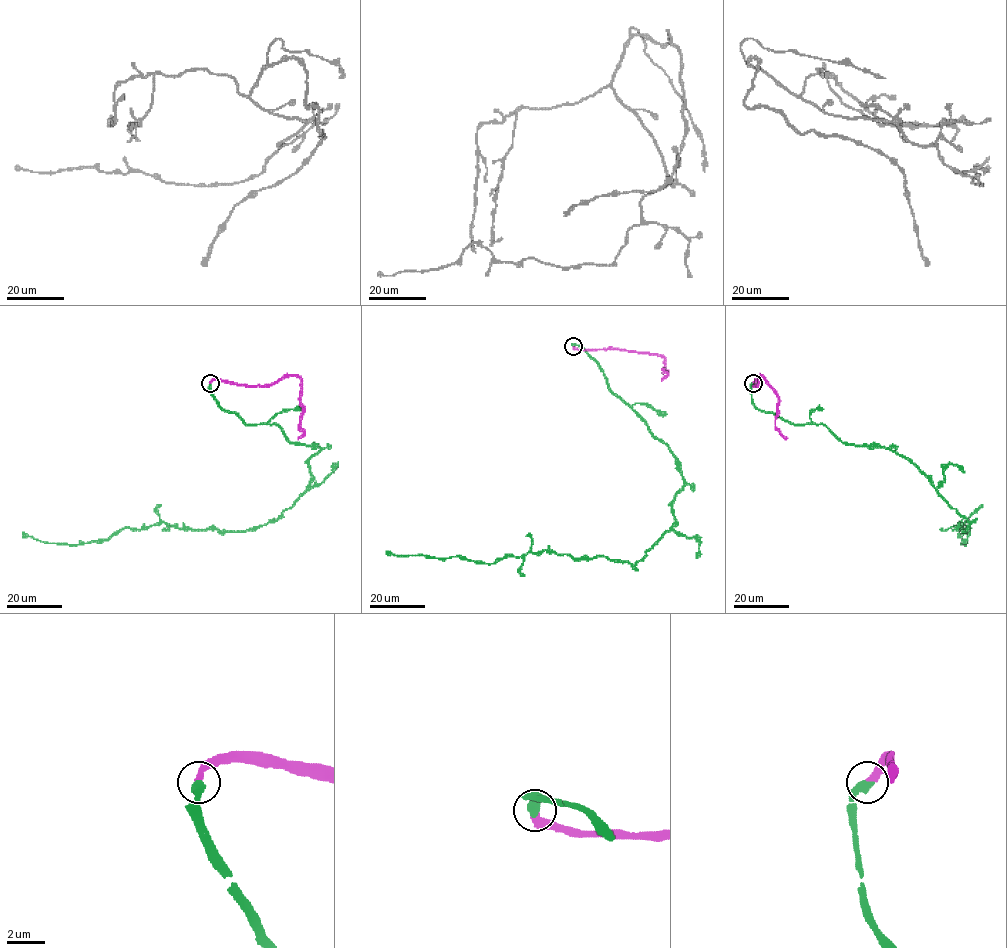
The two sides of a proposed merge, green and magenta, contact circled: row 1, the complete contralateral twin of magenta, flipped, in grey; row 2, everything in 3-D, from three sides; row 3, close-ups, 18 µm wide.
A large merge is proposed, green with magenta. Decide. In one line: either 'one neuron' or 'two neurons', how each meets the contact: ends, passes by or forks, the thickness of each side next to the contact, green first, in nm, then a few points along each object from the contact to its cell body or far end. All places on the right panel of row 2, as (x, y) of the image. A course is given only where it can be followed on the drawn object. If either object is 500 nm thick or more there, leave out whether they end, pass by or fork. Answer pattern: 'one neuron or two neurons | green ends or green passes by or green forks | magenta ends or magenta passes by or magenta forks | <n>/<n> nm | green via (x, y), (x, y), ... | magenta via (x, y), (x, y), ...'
one neuron | 500/360 nm | green via (752, 383), (759, 409), (910, 460), (971, 521), (956, 528), (970, 527), (965, 545), (958, 534) | magenta via (752, 383), (756, 380), (756, 386), (761, 375), (779, 398), (775, 427), (787, 438)

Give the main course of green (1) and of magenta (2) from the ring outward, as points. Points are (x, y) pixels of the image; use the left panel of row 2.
1: (210, 383), (247, 424), (276, 424), (320, 449), (282, 516), (238, 532), (123, 527), (78, 545), (22, 534)
2: (210, 383), (228, 380), (261, 386), (297, 375), (300, 379), (303, 414), (300, 427), (304, 433), (297, 438)

